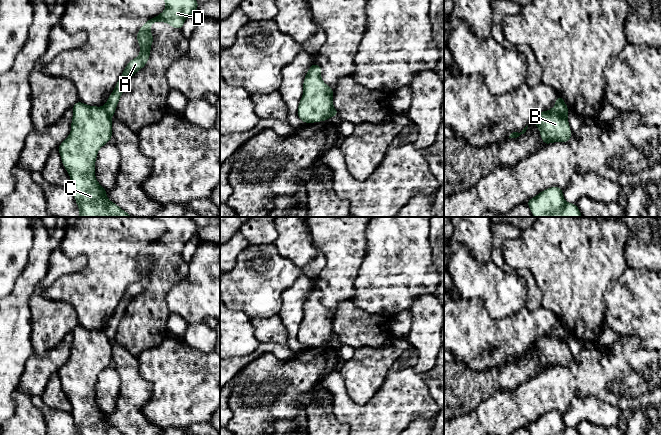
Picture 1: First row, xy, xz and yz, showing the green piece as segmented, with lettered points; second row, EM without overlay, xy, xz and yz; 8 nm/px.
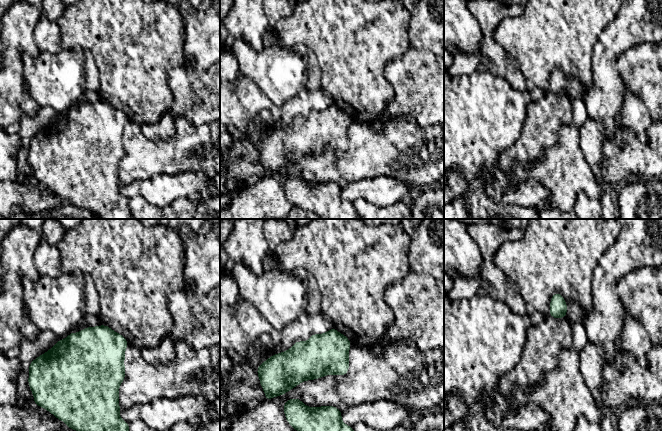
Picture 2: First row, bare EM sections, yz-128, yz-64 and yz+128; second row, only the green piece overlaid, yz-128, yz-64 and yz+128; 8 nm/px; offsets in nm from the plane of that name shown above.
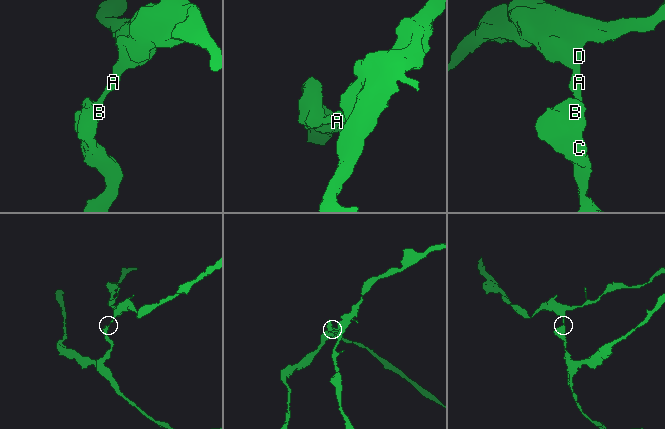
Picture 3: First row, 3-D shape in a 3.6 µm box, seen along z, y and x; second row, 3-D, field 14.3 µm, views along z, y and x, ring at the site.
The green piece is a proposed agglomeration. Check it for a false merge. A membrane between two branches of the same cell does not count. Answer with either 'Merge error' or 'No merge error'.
Merge error

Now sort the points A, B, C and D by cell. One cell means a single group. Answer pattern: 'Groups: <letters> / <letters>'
Groups: A D / B C

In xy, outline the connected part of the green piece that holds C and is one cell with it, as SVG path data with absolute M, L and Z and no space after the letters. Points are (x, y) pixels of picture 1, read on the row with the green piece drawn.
M79 100L71 110L71 132L57 149L71 179L71 191L79 207L78 217L133 217L107 198L107 189L95 177L97 153L112 138L111 116L104 107L86 105Z

